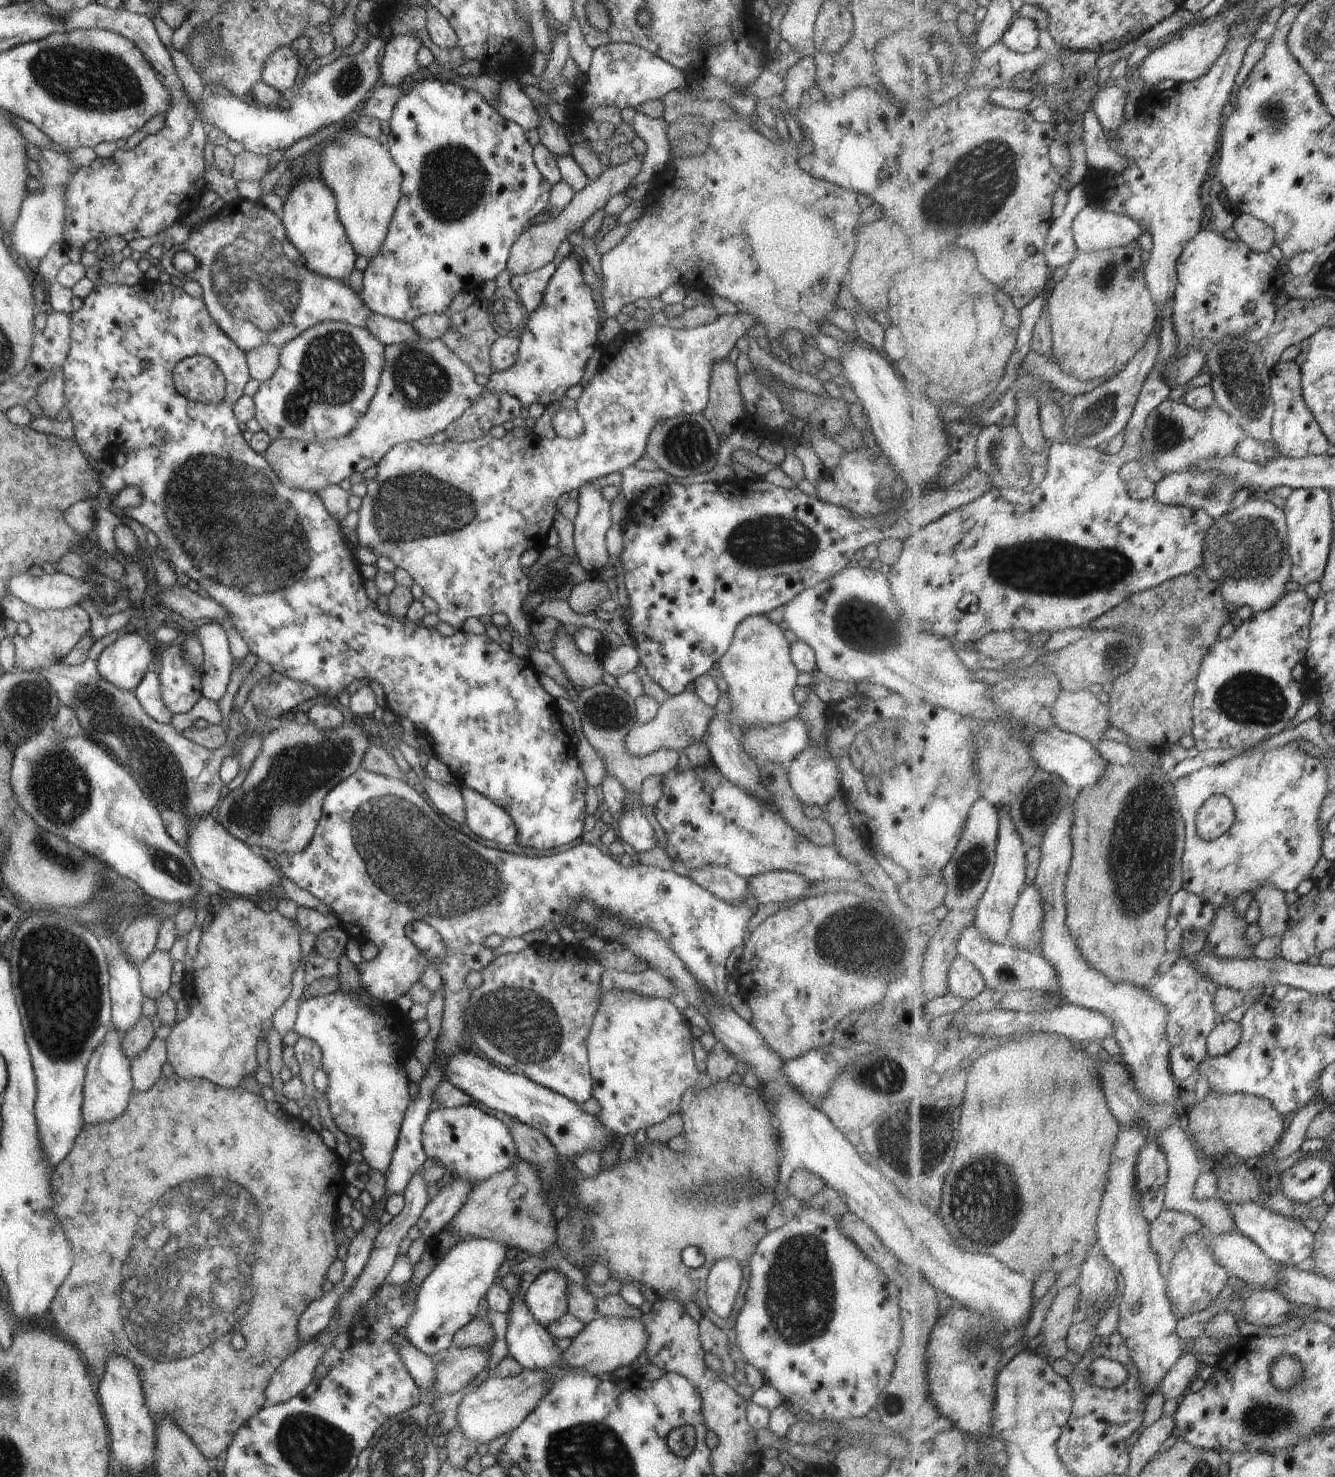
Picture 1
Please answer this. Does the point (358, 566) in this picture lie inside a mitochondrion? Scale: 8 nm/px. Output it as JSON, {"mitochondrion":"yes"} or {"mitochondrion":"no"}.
{"mitochondrion":"no"}

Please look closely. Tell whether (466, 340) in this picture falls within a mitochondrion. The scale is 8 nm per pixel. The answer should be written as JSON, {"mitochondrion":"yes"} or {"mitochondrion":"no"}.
{"mitochondrion":"yes"}

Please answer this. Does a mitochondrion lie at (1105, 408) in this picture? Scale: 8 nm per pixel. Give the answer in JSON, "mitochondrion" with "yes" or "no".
{"mitochondrion":"yes"}

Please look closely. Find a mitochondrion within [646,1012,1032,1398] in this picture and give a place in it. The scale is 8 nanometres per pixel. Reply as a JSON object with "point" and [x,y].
{"point":[801,1283]}

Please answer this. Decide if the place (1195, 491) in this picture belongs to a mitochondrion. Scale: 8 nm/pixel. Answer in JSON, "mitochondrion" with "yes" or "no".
{"mitochondrion":"yes"}

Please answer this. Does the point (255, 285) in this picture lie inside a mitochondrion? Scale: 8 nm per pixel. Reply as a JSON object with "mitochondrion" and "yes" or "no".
{"mitochondrion":"yes"}

